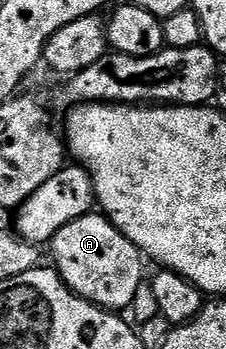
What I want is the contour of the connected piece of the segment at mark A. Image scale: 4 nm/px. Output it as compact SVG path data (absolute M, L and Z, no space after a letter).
M90 213L63 225L51 241L52 266L61 274L61 280L79 297L105 311L121 313L132 308L135 293L143 282L145 271L141 250L127 241L123 233L101 213Z

